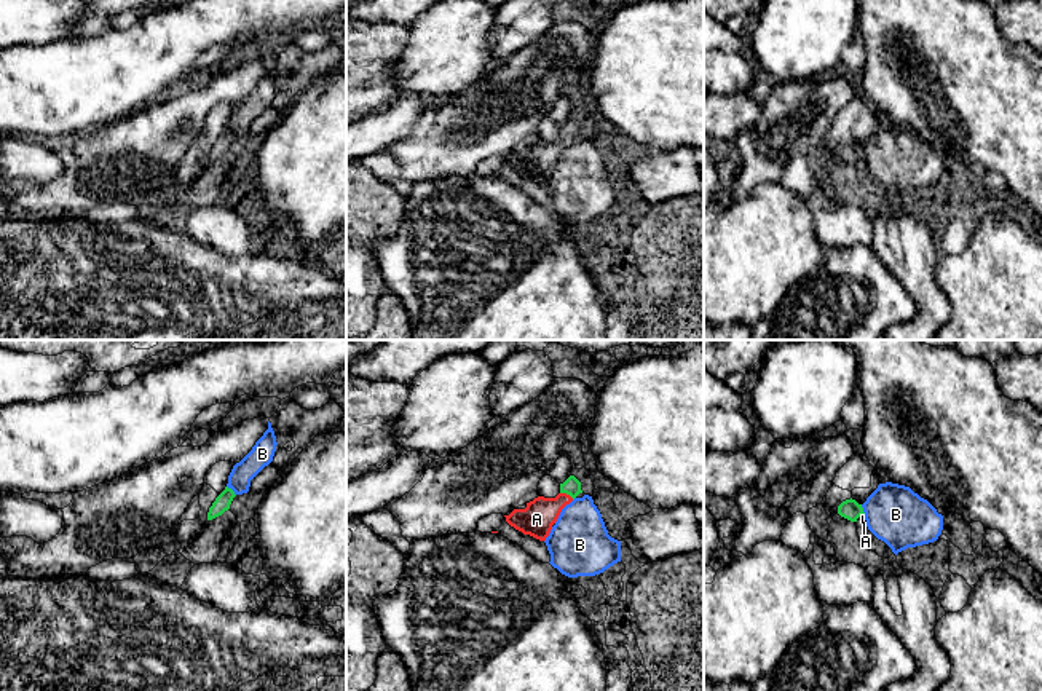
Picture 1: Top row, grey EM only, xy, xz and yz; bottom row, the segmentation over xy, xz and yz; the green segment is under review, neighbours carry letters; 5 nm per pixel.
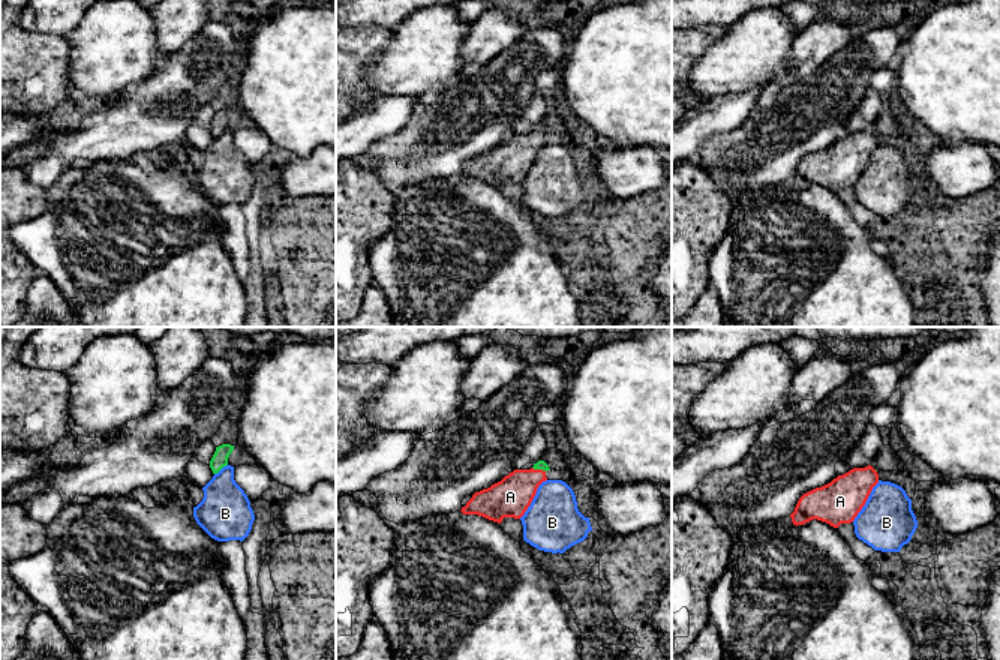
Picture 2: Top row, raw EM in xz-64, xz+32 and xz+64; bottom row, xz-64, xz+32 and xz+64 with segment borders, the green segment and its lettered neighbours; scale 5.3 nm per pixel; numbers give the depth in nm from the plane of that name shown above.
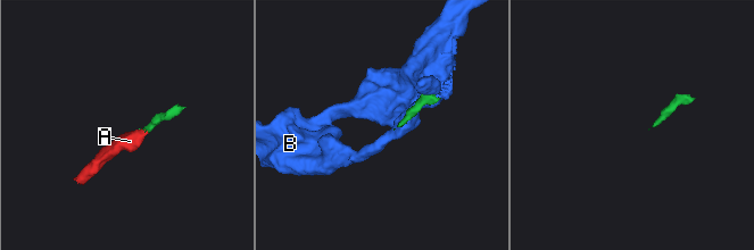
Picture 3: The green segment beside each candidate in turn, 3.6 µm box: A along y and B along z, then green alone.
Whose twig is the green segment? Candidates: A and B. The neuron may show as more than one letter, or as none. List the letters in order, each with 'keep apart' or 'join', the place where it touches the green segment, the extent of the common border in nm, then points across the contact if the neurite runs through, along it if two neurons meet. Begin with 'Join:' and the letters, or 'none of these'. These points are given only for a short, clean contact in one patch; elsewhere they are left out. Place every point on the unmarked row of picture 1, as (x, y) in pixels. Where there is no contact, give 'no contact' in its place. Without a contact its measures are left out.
Join: A
A: join; contact xz (567, 136); length 80 nm; way xz (572, 128), (567, 136), (536, 161)
B: keep apart; contact xy (232, 133); length 70 nm

